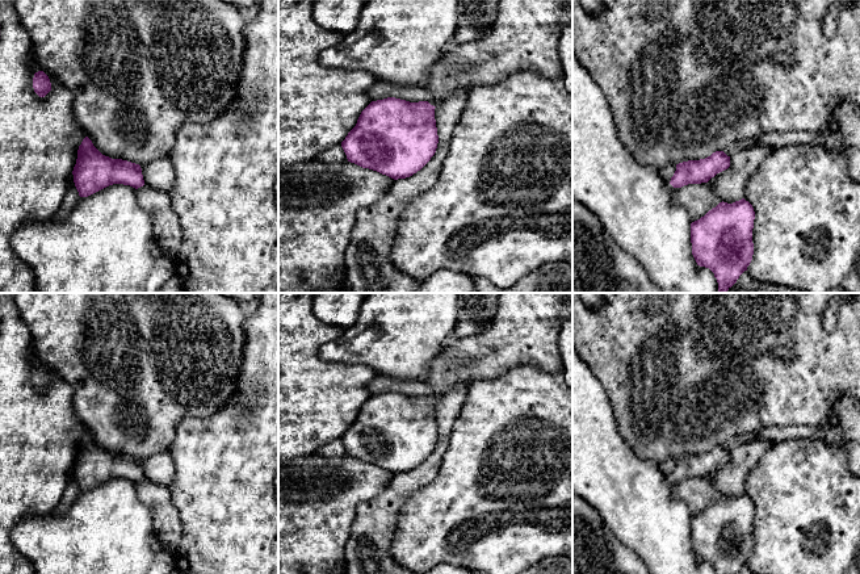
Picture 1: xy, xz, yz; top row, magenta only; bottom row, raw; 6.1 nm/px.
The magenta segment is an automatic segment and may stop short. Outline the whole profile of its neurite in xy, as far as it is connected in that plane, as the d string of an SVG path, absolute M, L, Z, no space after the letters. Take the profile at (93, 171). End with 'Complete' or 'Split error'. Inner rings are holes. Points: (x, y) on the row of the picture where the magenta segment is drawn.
M88 137L79 146L72 175L80 197L88 197L113 184L135 189L144 185L139 164L102 155Z. Complete

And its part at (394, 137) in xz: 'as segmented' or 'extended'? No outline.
as segmented

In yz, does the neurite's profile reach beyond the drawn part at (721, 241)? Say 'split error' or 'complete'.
complete

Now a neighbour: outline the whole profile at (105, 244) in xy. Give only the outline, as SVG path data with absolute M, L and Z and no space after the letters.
M113 184L88 197L80 197L77 205L63 219L56 221L55 215L43 222L25 222L18 226L11 238L13 255L21 260L32 272L35 293L158 293L158 290L176 273L175 260L163 255L156 244L151 217L139 206L137 189L130 185Z

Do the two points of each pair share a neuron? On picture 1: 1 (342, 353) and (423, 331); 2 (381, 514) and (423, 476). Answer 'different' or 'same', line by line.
1: same
2: same

